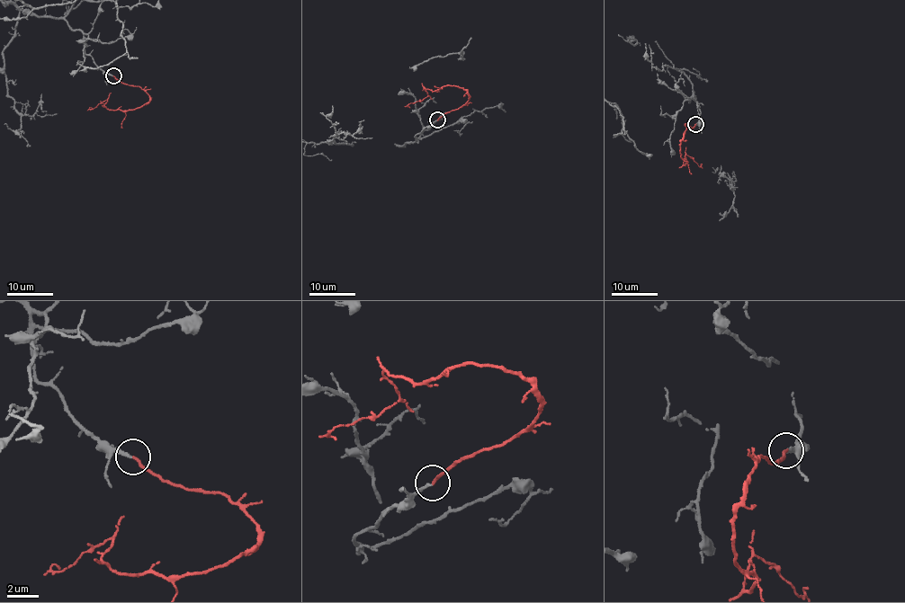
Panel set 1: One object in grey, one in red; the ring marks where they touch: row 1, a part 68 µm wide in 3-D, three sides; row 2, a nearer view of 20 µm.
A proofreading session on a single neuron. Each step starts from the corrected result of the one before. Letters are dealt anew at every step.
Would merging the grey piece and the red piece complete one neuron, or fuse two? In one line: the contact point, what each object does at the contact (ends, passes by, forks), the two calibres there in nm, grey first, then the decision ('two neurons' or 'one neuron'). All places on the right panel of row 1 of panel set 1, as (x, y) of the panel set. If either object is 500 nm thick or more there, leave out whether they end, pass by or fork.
(695, 124) | grey ends | red ends | 170/170 nm | one neuron

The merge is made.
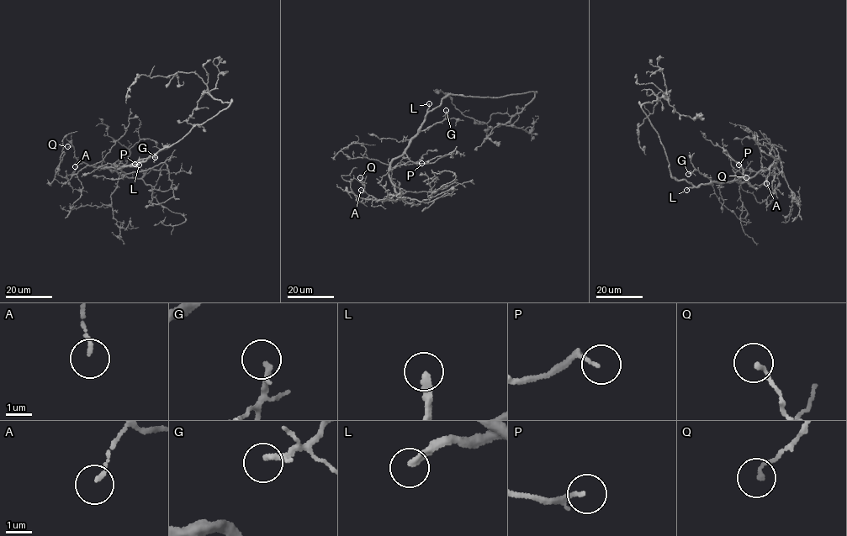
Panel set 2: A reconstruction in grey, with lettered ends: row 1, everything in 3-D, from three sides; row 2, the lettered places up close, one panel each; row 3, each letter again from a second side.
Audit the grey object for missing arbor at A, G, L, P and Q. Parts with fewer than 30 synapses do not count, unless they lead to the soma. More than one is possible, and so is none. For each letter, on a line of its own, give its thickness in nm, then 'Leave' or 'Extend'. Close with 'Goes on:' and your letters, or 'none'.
A: Thickness 130 nm. Leave
G: Thickness 200 nm. Leave
L: Thickness 220 nm. Extend
P: Thickness 140 nm. Extend
Q: Thickness 140 nm. Leave
Goes on: L, P

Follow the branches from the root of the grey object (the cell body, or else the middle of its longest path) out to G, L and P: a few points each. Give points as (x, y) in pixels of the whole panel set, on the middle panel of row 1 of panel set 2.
G: (443, 98), (438, 106), (426, 114), (420, 130), (442, 122), (446, 110)
L: (443, 98), (438, 106), (428, 111), (429, 103)
P: (443, 98), (438, 106), (426, 114), (403, 155), (413, 163), (421, 163)

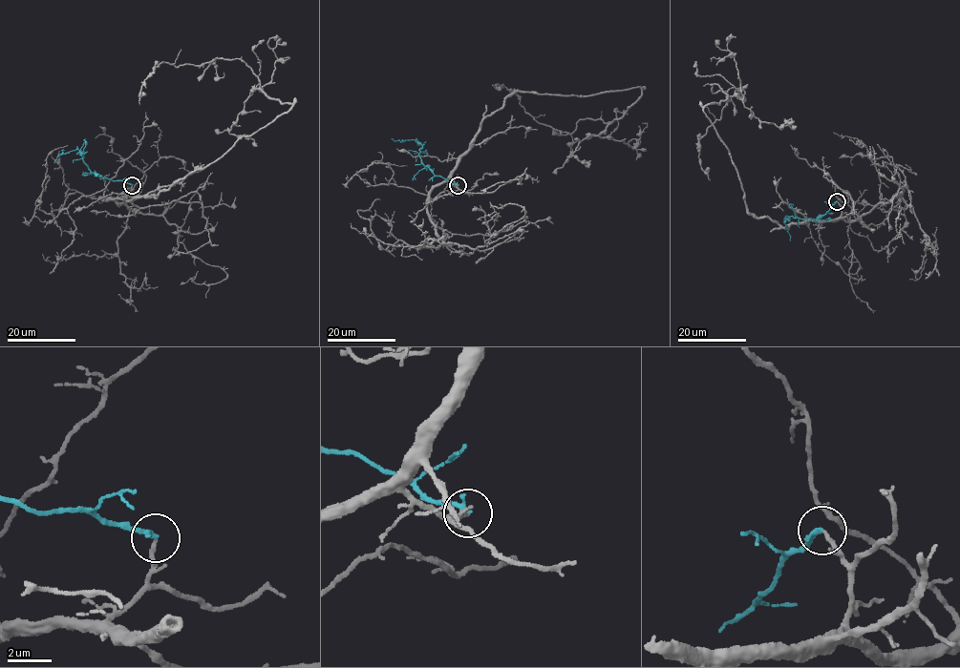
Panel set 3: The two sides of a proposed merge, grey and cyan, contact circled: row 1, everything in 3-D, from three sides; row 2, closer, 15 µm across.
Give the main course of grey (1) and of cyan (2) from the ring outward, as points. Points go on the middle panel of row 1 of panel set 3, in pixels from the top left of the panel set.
1: (458, 185), (482, 120), (516, 93), (641, 93), (572, 133), (492, 85)
2: (458, 185), (437, 176), (423, 164), (418, 155), (422, 145), (416, 140), (395, 141), (391, 138)

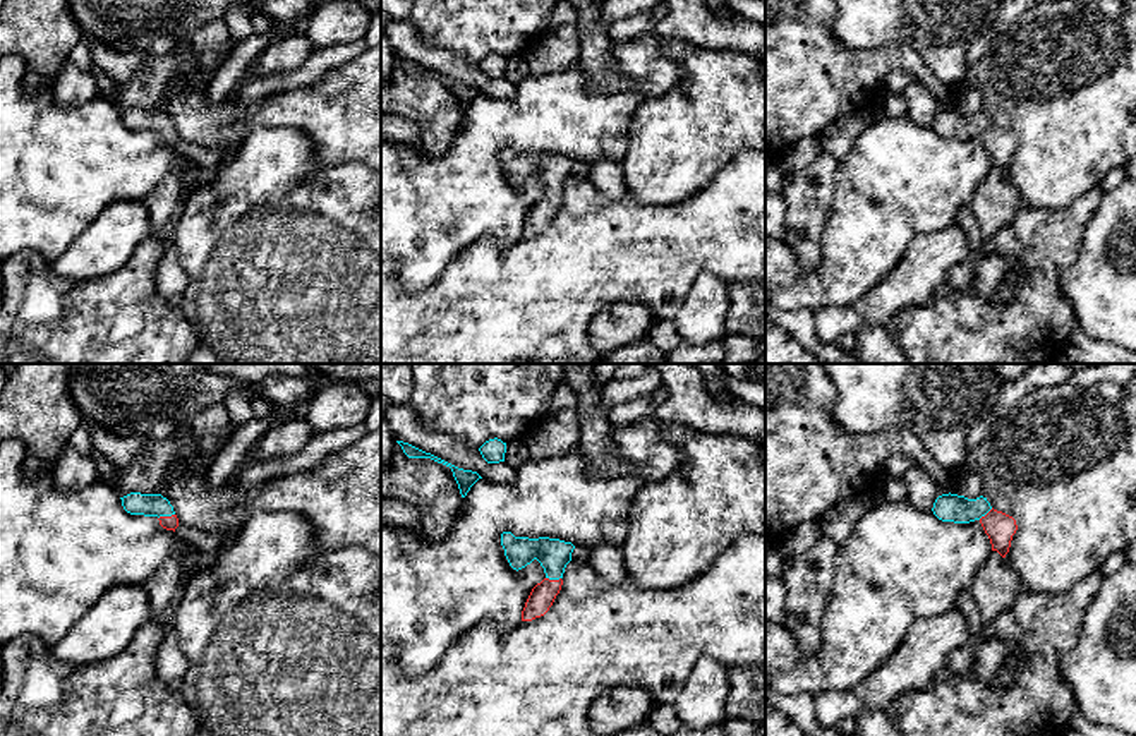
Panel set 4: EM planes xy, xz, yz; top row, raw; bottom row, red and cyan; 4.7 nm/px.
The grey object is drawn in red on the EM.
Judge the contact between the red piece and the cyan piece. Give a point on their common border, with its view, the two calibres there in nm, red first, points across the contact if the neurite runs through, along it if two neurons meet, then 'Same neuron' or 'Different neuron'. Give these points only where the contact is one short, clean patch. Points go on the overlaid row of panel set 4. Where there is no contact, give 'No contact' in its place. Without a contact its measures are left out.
Touches red at xy (165, 517). Thickness 60 nm (red) against 110 nm. Path across: xy (167, 522), (165, 517), (150, 505). Same neuron

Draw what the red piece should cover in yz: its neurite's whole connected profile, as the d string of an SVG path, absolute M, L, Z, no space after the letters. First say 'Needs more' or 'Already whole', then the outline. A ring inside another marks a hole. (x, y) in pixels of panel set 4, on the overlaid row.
Needs more. M942 494L935 499L934 515L942 522L970 523L978 520L990 539L992 551L1002 558L1009 552L1012 535L1018 530L1016 520L990 506L987 498L968 499L958 494Z

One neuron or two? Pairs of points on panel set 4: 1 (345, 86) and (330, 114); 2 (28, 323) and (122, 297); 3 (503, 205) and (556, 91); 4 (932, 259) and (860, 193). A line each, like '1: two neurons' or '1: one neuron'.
1: one neuron
2: one neuron
3: one neuron
4: two neurons

